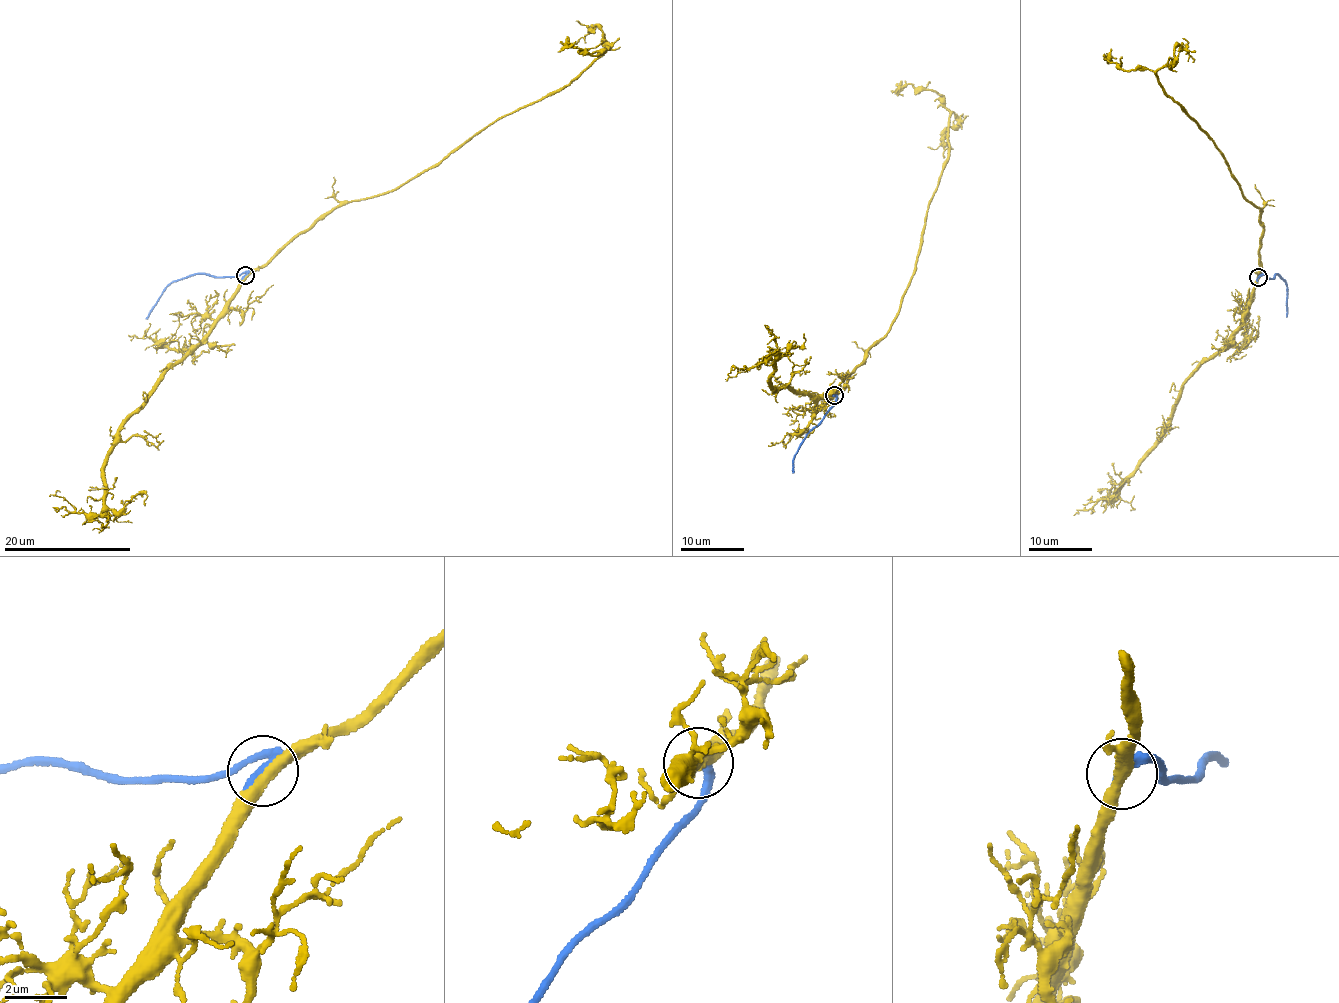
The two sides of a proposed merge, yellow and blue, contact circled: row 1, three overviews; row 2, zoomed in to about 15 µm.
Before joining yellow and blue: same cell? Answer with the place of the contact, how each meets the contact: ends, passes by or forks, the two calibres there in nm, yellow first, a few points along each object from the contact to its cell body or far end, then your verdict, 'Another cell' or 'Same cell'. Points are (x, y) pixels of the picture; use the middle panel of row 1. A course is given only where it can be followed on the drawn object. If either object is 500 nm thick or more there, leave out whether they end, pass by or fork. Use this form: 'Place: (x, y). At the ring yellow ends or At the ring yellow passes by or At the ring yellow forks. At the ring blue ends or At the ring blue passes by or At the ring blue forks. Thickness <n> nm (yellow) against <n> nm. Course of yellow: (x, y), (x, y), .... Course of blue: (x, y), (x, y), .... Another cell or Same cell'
Place: (834, 395). At the ring yellow passes by. At the ring blue ends. Thickness 360 nm (yellow) against 340 nm. Course of yellow: (834, 395), (882, 339), (903, 299), (947, 155), (950, 113), (945, 100), (910, 83), (899, 85), (895, 94). Course of blue: (834, 395), (836, 399), (796, 452), (793, 472). Same cell

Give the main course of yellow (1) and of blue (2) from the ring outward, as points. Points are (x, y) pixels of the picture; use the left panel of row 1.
1: (246, 275), (336, 208), (400, 188), (487, 127), (561, 87), (602, 53), (584, 54), (569, 47), (558, 52)
2: (246, 275), (220, 277), (192, 273), (177, 280), (162, 294), (146, 319)

